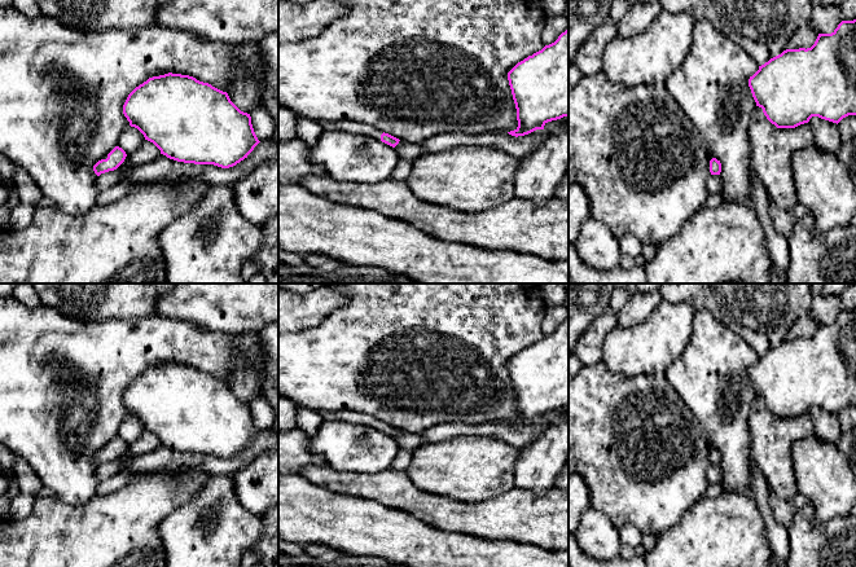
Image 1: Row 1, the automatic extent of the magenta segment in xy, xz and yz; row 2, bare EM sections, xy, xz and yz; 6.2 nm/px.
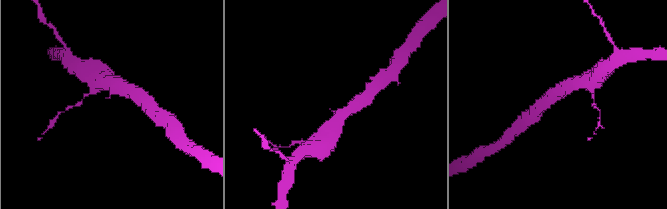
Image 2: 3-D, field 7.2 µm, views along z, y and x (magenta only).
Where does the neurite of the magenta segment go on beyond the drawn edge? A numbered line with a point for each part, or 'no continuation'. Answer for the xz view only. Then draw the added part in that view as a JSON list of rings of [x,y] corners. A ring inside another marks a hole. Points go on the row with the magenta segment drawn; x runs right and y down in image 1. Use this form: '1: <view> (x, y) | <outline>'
1: xz (360, 128) | [[[320,120],[319,124],[324,131],[347,131],[351,133],[370,136],[376,140],[381,140],[381,135],[383,133],[378,128],[352,120]]]

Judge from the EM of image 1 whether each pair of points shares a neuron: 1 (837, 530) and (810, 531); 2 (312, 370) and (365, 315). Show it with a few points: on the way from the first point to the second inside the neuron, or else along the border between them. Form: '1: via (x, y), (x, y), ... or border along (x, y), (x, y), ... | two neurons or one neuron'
1: via (830, 531), (816, 531) | one neuron
2: via (326, 356), (354, 329) | one neuron

